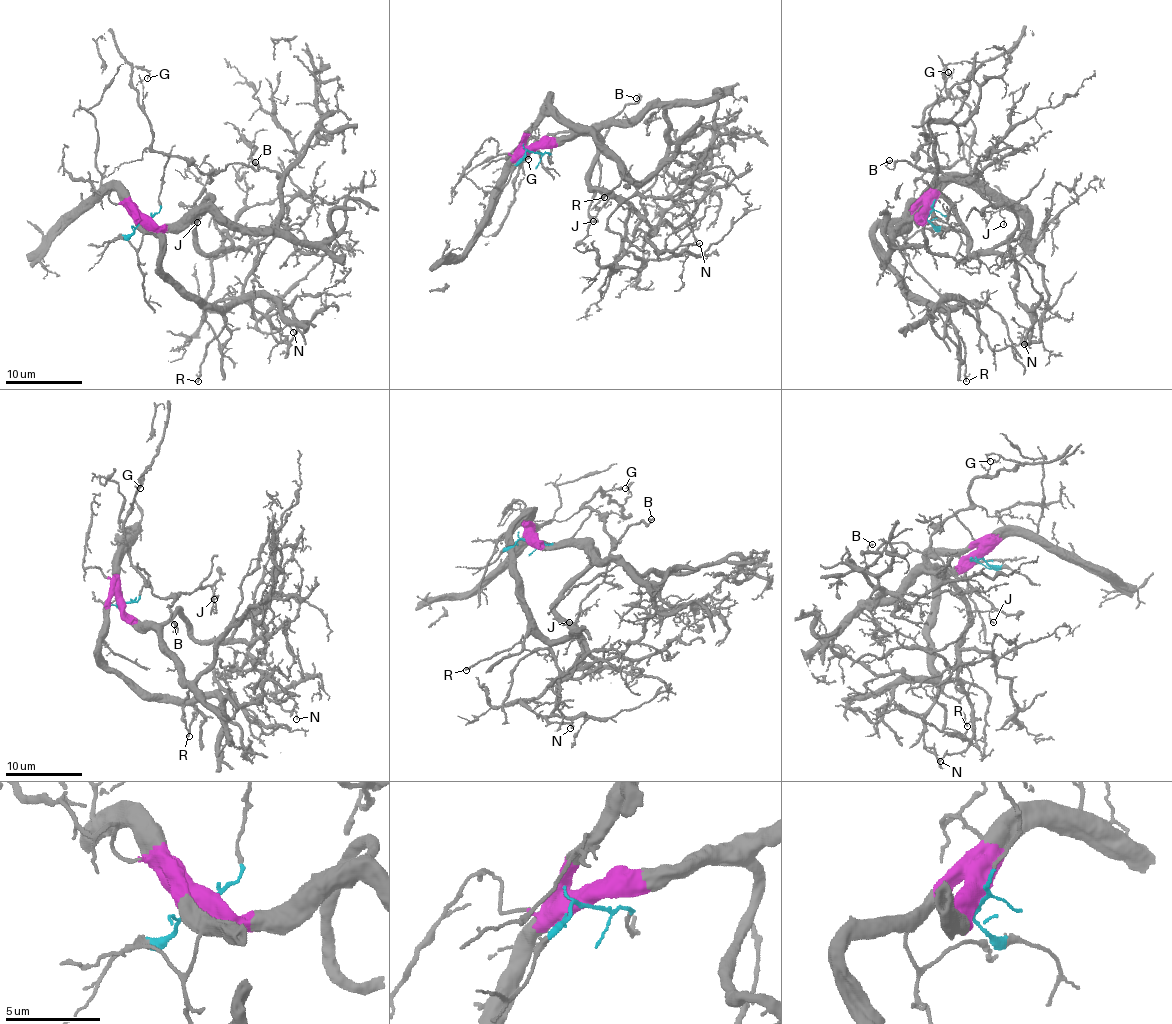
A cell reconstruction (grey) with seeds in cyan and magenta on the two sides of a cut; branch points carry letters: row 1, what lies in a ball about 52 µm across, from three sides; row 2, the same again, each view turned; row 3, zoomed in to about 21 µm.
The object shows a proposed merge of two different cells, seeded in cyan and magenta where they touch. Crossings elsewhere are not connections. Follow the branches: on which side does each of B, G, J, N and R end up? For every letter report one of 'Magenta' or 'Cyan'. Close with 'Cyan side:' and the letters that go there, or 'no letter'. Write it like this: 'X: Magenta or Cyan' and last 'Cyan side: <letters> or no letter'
B: Cyan
G: Cyan
J: Cyan
N: Magenta
R: Magenta
Cyan side: B, G, J

